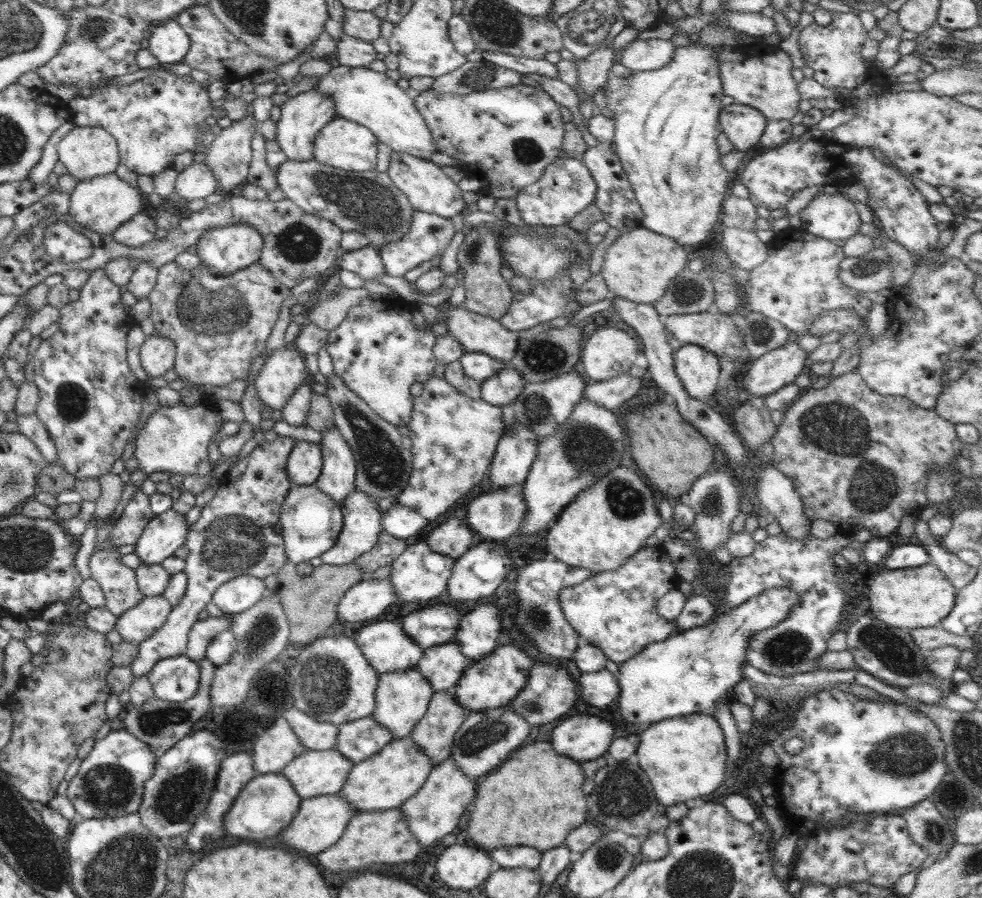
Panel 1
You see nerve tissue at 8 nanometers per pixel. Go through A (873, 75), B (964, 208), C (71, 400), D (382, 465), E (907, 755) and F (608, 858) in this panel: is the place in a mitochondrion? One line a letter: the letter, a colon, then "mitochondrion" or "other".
A: other
B: other
C: mitochondrion
D: mitochondrion
E: mitochondrion
F: mitochondrion

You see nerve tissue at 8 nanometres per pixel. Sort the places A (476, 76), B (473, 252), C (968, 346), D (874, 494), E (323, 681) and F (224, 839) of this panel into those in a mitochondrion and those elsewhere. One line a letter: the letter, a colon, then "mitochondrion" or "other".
A: mitochondrion
B: mitochondrion
C: other
D: mitochondrion
E: mitochondrion
F: other

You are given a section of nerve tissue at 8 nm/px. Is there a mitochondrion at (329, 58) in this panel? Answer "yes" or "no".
no

